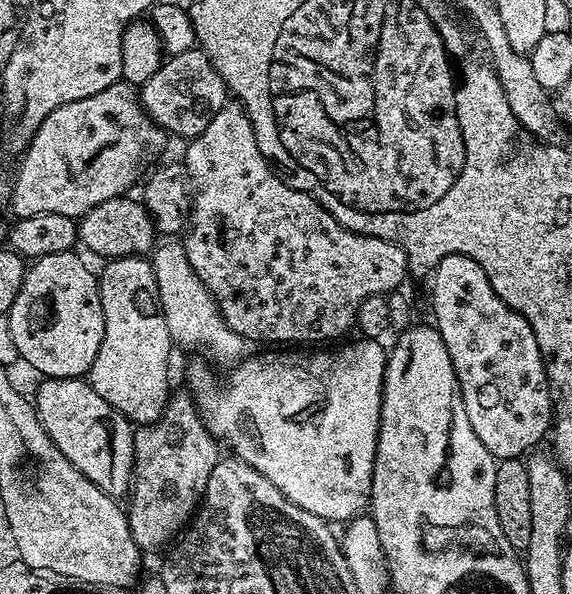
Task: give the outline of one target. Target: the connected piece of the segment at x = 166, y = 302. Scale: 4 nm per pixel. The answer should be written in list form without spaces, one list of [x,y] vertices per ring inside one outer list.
[[[176,238],[165,240],[168,240],[165,244],[160,242],[155,245],[150,259],[160,295],[160,306],[168,318],[173,345],[197,348],[198,351],[205,352],[200,354],[209,361],[217,360],[220,364],[228,364],[227,366],[235,365],[245,355],[244,337],[226,326],[216,299],[210,294],[210,290],[206,290],[206,286],[202,286],[198,274],[194,274],[194,266],[190,266],[190,260],[186,258],[183,243]]]

